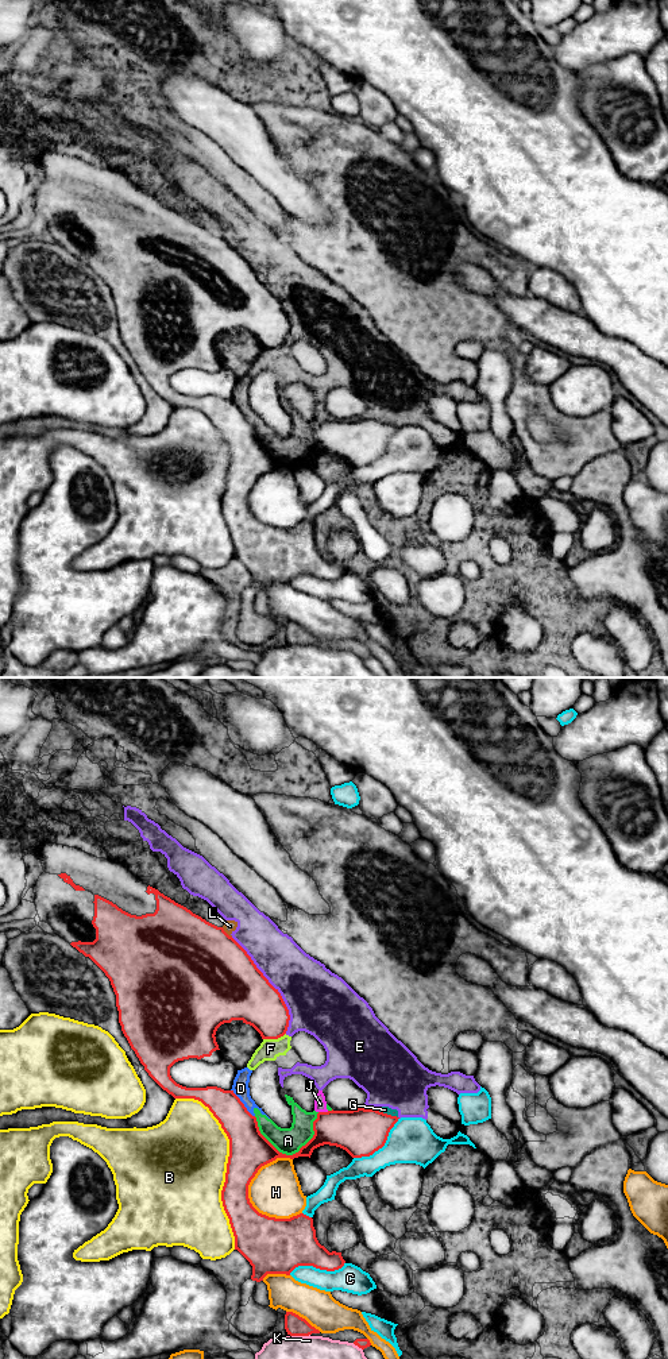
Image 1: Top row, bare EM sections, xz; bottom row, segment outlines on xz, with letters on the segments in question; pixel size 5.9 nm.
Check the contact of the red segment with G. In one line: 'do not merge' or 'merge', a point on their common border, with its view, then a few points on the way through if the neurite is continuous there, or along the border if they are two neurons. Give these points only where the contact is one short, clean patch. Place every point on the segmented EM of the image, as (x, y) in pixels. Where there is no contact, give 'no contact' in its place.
do not merge; meets red in xz at (378, 1111); border along xz (362, 1107), (378, 1110), (397, 1118)

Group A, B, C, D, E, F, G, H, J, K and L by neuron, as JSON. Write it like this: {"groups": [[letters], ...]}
{"groups": [["A", "D", "E", "F", "G", "J", "L"], ["B"], ["C"], ["H"], ["K"]]}

